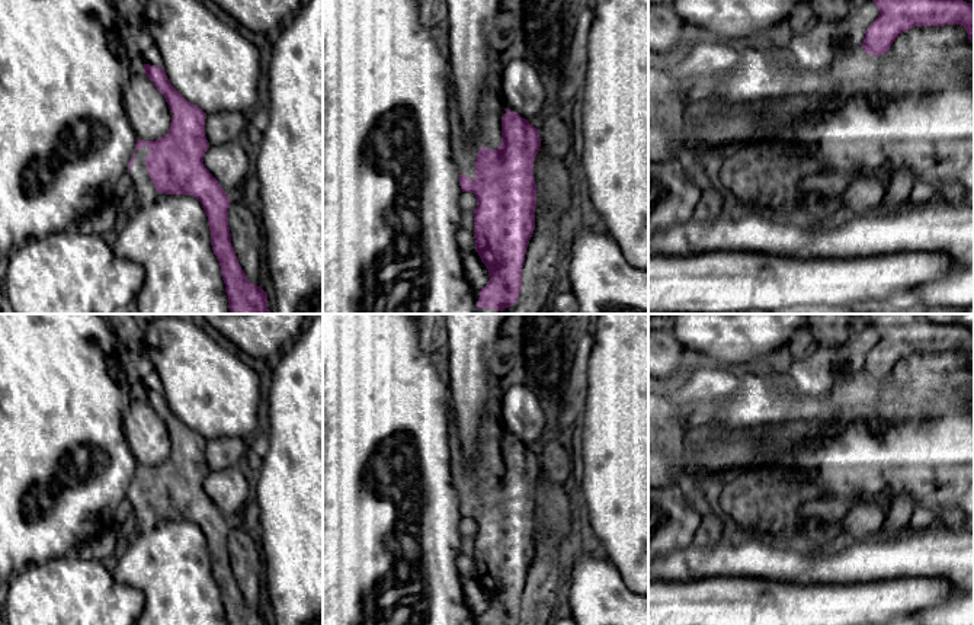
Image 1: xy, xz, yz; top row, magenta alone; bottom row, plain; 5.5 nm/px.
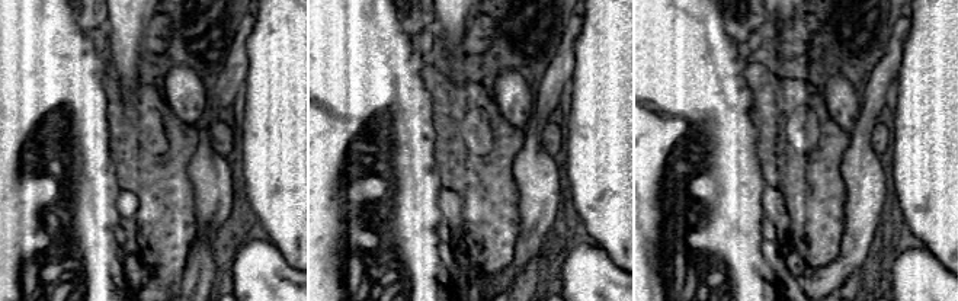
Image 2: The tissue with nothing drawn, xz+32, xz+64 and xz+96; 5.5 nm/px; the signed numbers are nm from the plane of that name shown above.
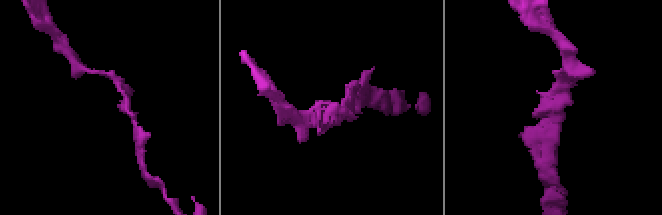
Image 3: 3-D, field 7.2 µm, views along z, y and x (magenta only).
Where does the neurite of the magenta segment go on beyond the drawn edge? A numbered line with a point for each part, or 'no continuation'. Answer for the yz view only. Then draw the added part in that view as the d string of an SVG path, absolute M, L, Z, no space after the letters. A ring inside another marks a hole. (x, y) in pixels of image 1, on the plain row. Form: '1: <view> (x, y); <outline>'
no continuation

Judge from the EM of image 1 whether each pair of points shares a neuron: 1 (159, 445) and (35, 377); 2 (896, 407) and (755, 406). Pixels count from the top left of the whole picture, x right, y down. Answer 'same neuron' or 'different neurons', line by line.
1: different neurons
2: same neuron

